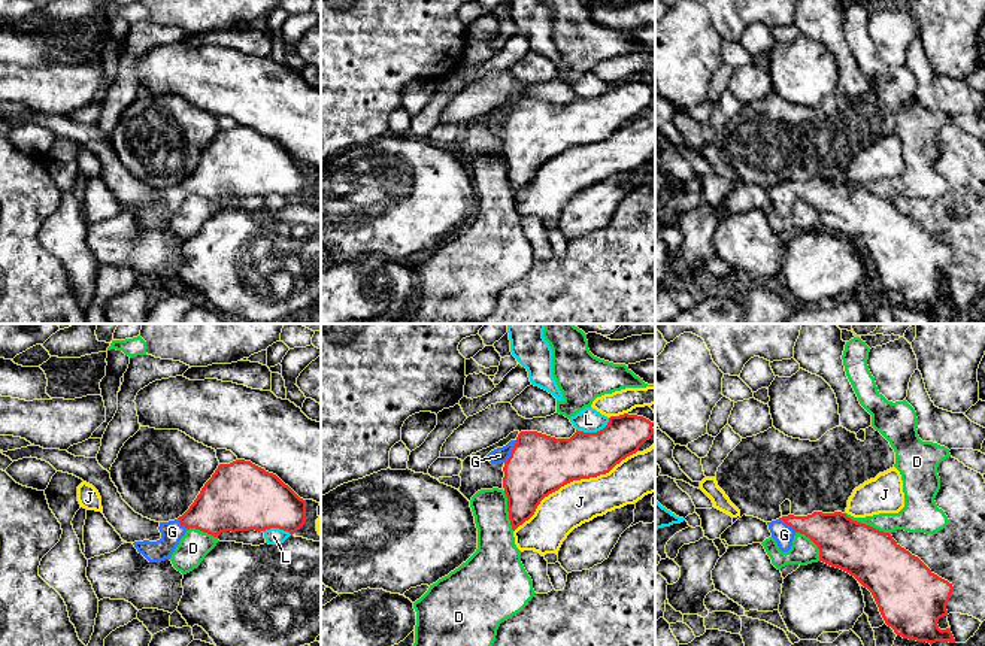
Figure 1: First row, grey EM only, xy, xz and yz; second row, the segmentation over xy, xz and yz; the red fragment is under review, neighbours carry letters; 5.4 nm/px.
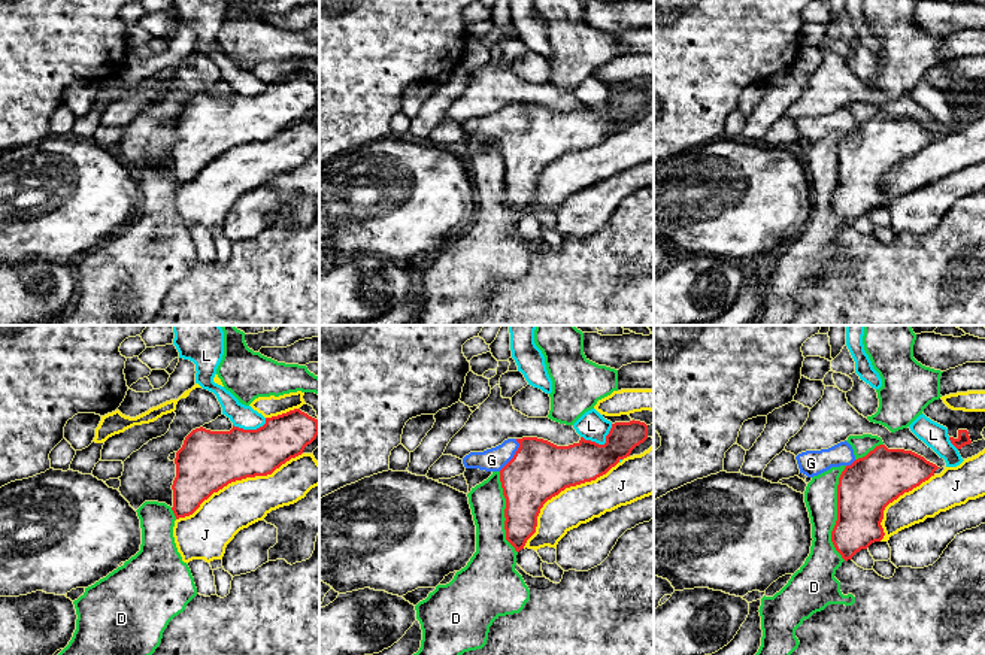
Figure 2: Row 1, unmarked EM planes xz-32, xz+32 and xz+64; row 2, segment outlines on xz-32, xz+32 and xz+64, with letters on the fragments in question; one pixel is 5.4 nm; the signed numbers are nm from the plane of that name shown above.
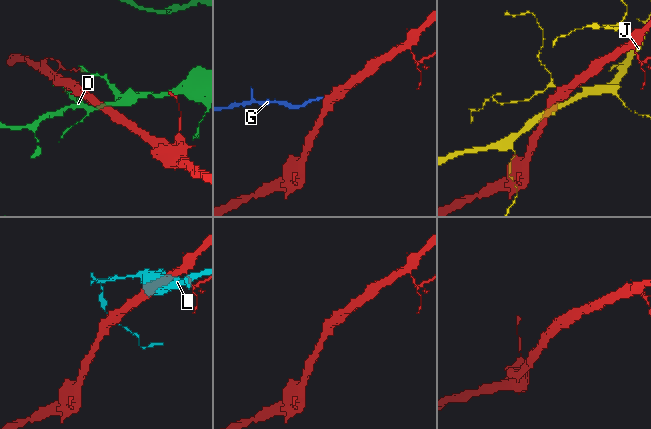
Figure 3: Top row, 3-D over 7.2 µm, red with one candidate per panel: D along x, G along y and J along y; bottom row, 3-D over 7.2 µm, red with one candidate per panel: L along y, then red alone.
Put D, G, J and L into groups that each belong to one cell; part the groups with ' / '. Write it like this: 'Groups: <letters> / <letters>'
Groups: D / G / J / L

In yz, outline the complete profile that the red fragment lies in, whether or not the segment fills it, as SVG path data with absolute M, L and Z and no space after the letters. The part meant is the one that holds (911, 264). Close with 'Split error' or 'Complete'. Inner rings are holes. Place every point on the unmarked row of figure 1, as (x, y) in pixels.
M813 178L807 182L782 182L767 188L772 203L782 218L788 218L797 198L809 203L819 215L819 227L854 242L867 254L888 292L903 304L955 309L951 294L940 295L937 288L948 282L946 270L952 249L934 240L918 222L901 213L889 198L852 186L846 179Z. Split error

